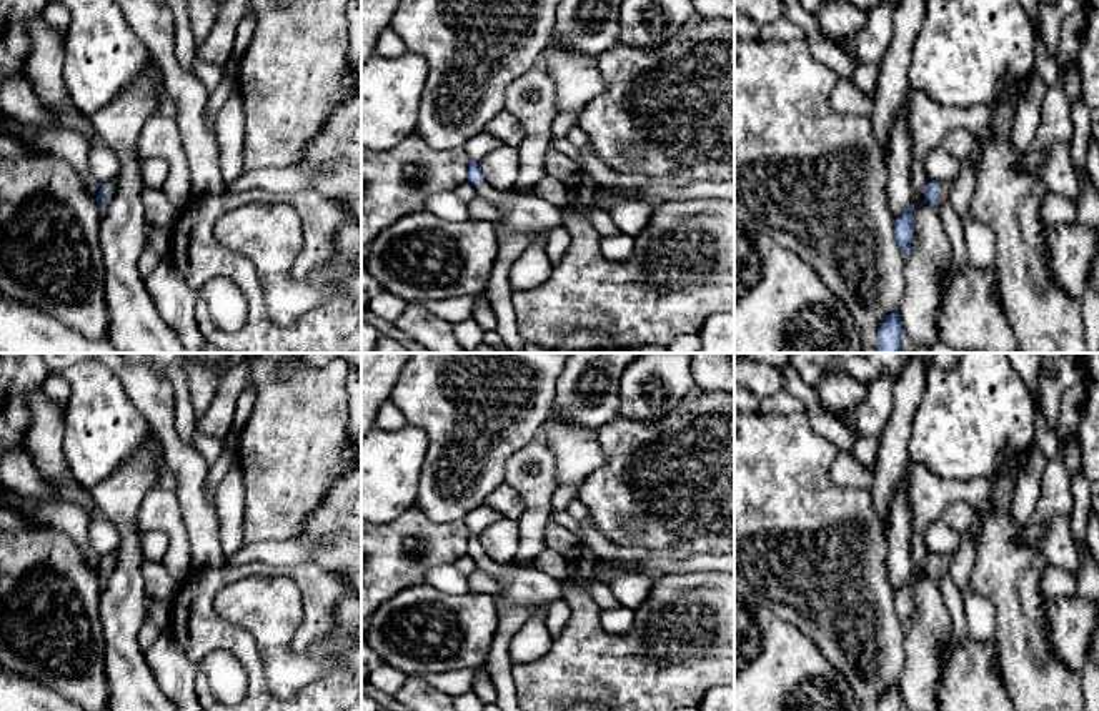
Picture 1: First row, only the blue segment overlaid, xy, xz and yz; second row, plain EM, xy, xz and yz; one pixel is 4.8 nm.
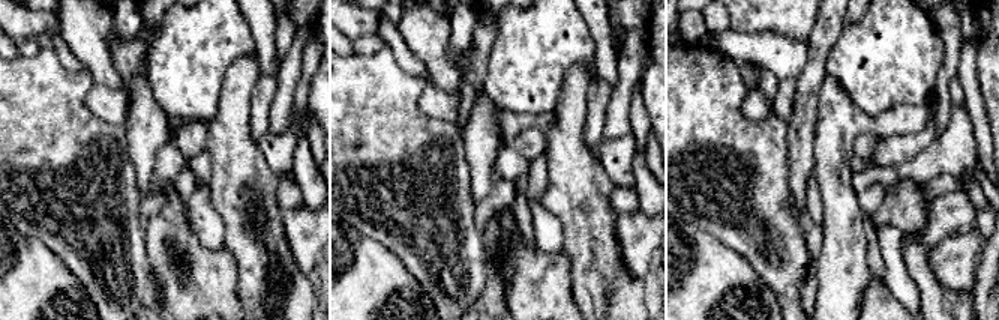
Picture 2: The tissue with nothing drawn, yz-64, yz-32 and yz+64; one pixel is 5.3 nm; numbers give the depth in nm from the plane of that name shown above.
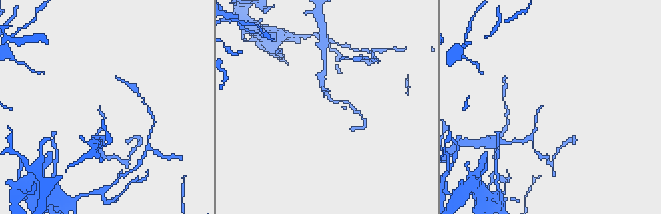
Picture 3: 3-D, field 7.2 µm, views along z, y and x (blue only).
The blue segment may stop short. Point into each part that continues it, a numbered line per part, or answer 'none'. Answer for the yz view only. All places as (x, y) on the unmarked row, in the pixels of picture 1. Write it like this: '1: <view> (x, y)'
1: yz (944, 561)

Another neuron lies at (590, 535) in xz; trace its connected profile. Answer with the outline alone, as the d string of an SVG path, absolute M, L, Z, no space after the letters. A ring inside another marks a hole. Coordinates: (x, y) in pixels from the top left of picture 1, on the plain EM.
M586 520L579 521L579 543L588 546L596 556L613 559L618 553L618 546L604 538L601 531L589 525Z

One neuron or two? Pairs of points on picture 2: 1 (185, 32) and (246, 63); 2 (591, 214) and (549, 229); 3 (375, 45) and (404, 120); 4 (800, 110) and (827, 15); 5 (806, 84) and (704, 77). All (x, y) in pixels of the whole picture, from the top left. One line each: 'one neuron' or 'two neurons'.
1: two neurons
2: two neurons
3: two neurons
4: one neuron
5: two neurons

